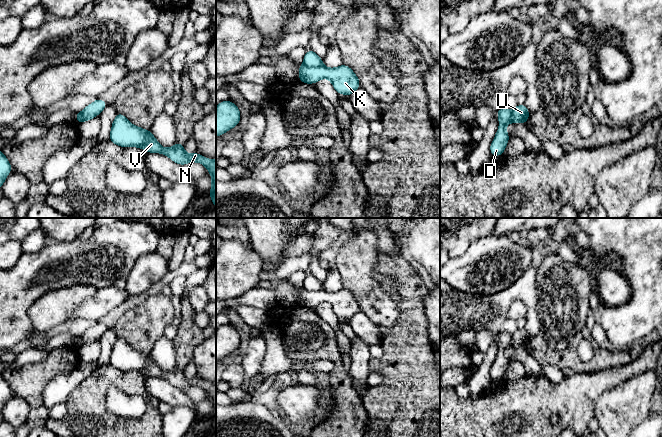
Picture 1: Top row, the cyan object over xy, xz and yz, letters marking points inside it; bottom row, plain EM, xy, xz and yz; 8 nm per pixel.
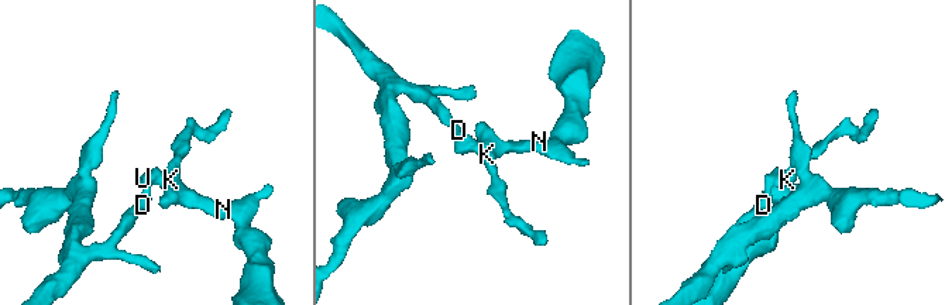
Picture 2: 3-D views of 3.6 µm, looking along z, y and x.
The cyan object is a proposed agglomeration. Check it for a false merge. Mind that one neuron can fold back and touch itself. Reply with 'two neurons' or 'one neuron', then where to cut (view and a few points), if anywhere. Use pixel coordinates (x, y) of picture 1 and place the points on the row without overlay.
two neurons; cut in xz along (303, 287), (308, 290), (322, 290)

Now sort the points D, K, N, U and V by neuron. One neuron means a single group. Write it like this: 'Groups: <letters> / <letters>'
Groups: D / K N U V

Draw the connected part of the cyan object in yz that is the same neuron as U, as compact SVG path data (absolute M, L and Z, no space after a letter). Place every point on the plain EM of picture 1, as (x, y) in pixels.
M525 328L522 329L517 329L513 334L512 334L512 339L511 339L511 346L512 347L524 347L526 348L528 342L529 342L529 334L525 330Z

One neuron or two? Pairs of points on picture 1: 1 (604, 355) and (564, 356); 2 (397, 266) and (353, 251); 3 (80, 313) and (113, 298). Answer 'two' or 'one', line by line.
1: one
2: two
3: one

